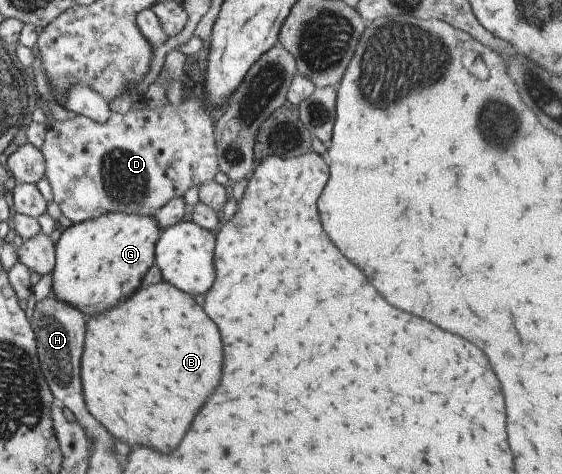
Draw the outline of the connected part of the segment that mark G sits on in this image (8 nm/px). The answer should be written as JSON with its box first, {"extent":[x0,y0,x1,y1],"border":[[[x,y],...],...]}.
{"extent":[51,213,159,317],"border":[[[104,213],[94,220],[72,224],[60,233],[54,244],[51,293],[57,300],[78,309],[84,317],[96,316],[114,308],[117,303],[125,302],[140,287],[145,272],[154,264],[154,245],[159,234],[155,220],[138,213]]]}

